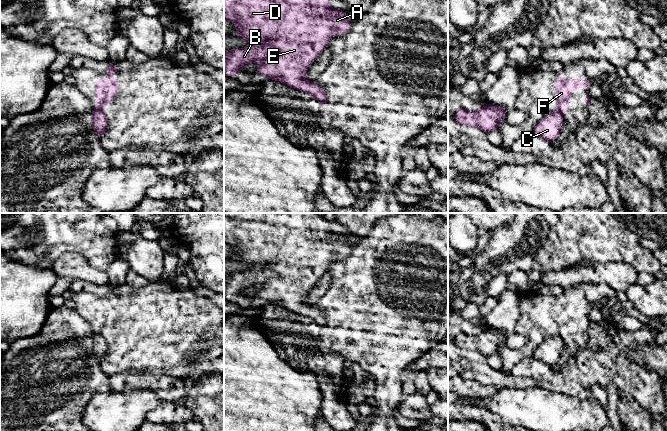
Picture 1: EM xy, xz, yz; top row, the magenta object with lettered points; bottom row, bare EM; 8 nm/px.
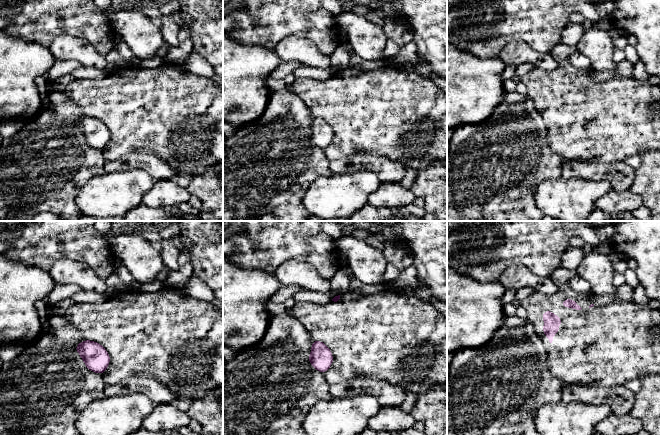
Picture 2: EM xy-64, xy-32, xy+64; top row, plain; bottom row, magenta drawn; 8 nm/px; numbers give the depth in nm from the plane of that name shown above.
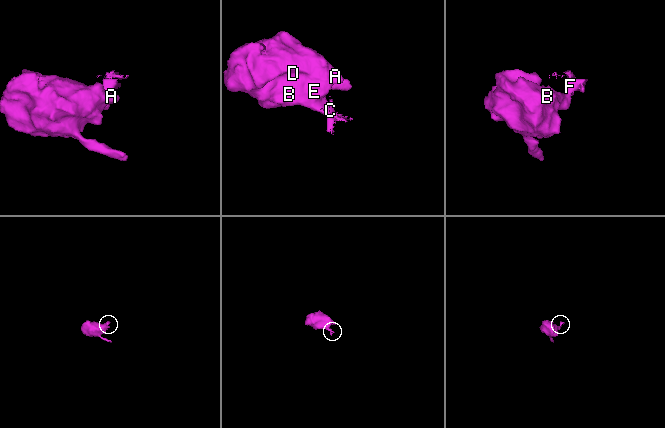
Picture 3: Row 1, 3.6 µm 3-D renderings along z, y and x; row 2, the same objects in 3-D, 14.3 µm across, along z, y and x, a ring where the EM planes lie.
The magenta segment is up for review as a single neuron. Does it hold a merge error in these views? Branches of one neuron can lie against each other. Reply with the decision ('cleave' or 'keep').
cleave

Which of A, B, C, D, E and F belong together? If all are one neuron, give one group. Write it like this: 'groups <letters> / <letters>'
groups A B C D E / F

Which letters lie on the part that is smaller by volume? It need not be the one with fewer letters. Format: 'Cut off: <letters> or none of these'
Cut off: F

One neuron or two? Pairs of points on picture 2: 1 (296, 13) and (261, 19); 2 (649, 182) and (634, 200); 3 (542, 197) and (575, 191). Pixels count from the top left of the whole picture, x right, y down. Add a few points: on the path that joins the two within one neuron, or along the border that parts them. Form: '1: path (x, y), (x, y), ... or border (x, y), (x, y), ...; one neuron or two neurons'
1: path (287, 14), (277, 14), (270, 19); one neuron
2: border (630, 189), (640, 197), (643, 204); two neurons
3: path (550, 193), (567, 193); one neuron

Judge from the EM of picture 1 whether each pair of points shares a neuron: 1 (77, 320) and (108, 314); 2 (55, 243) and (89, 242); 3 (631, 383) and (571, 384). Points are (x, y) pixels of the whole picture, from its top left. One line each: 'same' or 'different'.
1: different
2: same
3: same

